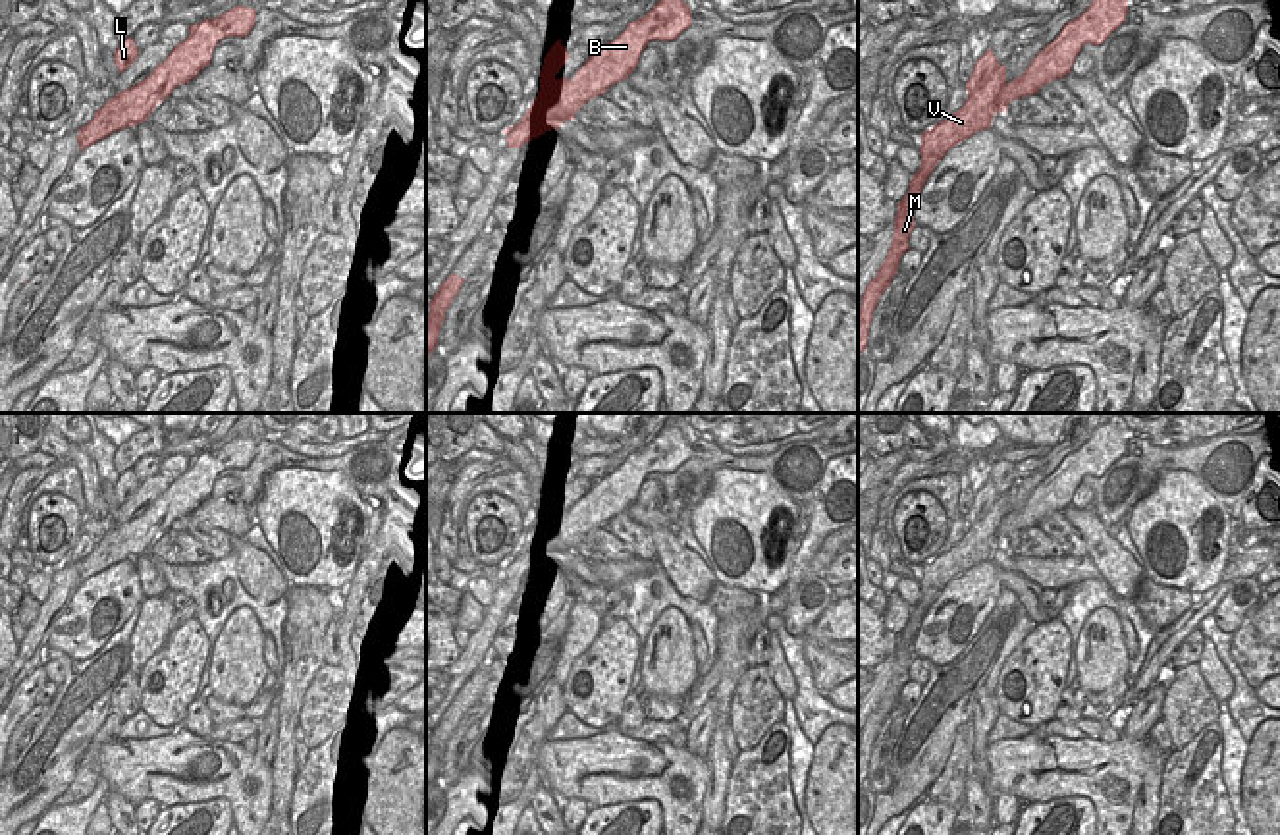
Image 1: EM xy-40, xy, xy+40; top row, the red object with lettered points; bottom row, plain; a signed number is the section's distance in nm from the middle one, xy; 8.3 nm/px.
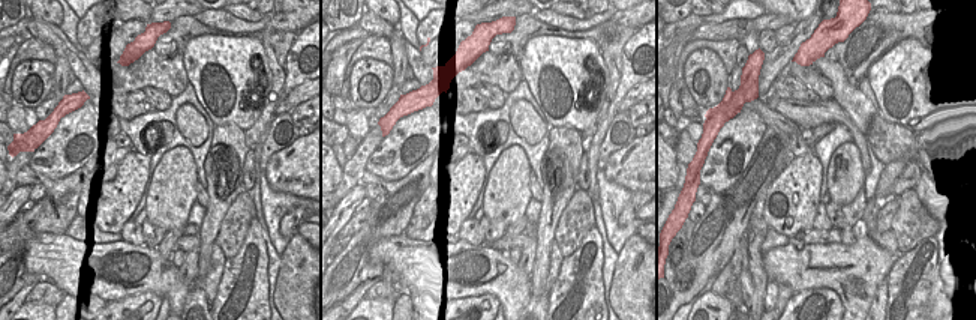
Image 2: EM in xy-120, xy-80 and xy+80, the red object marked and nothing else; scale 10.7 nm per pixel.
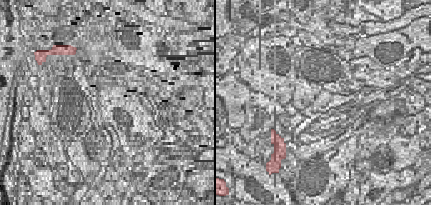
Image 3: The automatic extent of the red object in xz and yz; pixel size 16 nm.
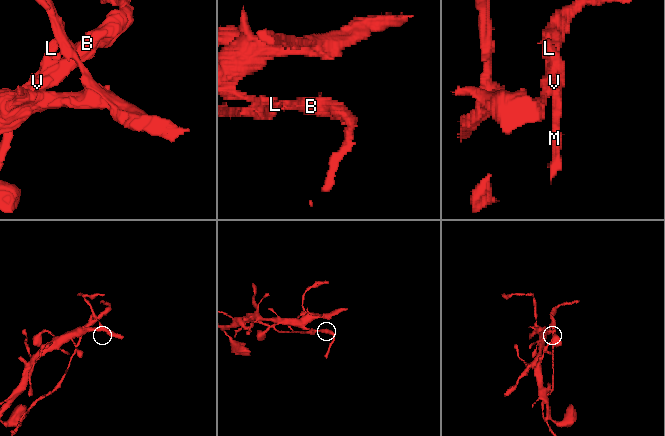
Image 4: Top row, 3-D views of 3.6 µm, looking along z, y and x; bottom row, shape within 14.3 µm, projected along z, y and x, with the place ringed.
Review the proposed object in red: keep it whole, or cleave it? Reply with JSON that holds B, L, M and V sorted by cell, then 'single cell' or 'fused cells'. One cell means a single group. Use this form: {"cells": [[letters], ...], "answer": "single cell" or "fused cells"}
{"cells": [["B", "V"], ["L", "M"]], "answer": "fused cells"}

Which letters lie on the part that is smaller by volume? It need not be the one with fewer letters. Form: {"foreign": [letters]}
{"foreign": ["L", "M"]}

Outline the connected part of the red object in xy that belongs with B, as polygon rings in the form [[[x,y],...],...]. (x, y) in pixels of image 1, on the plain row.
[[[675,426],[663,430],[611,474],[596,480],[573,511],[553,511],[538,523],[536,532],[515,559],[507,559],[509,580],[520,580],[546,563],[559,561],[574,552],[576,544],[592,530],[627,511],[640,494],[650,472],[675,472],[692,457],[690,438]]]

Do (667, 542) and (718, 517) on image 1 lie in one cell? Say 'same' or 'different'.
different

